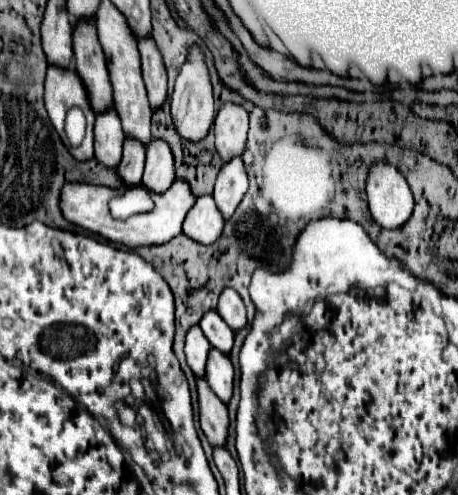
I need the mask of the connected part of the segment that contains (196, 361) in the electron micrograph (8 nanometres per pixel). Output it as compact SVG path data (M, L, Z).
M192 326L186 334L186 360L188 366L192 368L192 372L196 376L204 376L204 366L206 366L206 356L210 350L210 344L206 344L206 336L202 336L202 330L196 326Z

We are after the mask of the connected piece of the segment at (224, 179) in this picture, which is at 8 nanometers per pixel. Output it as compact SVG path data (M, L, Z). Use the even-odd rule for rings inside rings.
M234 156L234 160L222 164L214 186L216 206L226 220L234 214L246 190L248 190L248 176L246 176L244 162L240 156Z

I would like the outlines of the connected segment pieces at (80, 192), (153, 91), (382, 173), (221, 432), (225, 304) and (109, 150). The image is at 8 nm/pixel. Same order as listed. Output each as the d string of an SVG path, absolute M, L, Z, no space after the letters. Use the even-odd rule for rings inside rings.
M174 180L174 184L162 192L162 194L154 194L154 202L156 202L156 208L148 214L140 214L140 216L134 216L134 218L128 218L126 222L122 220L116 220L110 216L110 210L108 210L108 200L112 196L118 196L126 190L126 186L122 188L108 188L108 186L94 186L94 184L66 184L62 188L62 196L60 196L60 208L62 208L62 214L66 216L66 220L90 230L90 232L96 232L112 242L120 242L120 244L126 244L128 248L138 248L138 246L152 246L152 244L164 244L168 240L172 240L174 236L182 234L182 222L188 214L188 210L194 206L194 196L190 192L190 188L186 188L186 184L182 184L182 180Z
M152 36L138 40L140 56L142 56L142 76L148 90L150 106L160 108L166 98L166 66L164 58Z
M378 160L368 168L366 194L374 220L384 228L400 228L412 214L412 192L394 164Z
M196 380L198 386L198 404L200 404L200 428L212 446L224 446L228 432L228 410L222 404L206 380Z
M234 288L222 290L216 310L232 330L240 330L246 326L246 308L240 294Z
M112 104L110 112L102 112L102 116L96 116L94 156L106 166L118 166L122 156L122 142L124 142L122 124Z

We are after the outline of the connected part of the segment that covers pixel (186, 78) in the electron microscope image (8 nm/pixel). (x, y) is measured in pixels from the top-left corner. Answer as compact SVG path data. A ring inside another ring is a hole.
M192 44L188 48L188 58L176 78L176 86L172 94L172 120L178 134L186 140L200 140L202 136L206 136L208 128L214 122L216 110L214 112L204 112L204 110L212 110L212 108L214 108L214 96L212 96L212 82L210 82L210 72L206 66L206 56L198 44Z

